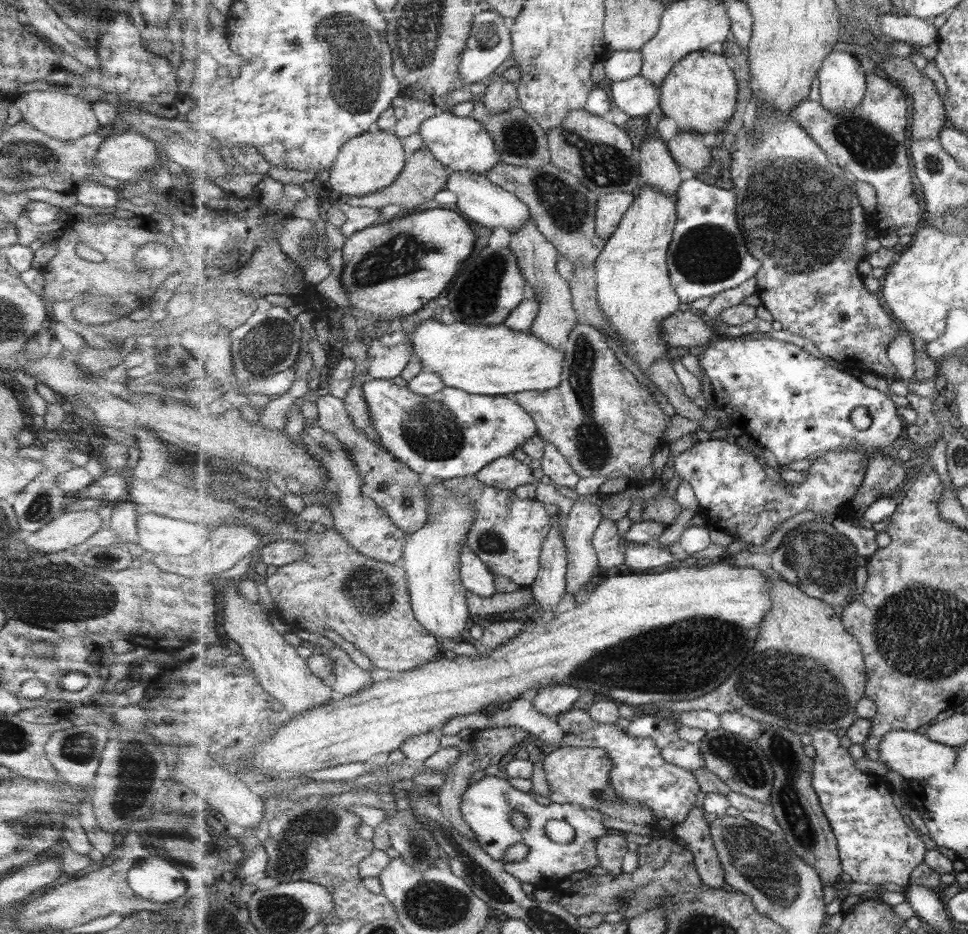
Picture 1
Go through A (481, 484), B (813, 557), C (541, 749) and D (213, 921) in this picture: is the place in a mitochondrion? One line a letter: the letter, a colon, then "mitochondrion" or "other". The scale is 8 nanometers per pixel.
A: other
B: mitochondrion
C: other
D: other

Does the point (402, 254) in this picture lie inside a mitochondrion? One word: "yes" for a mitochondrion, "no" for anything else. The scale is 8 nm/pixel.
yes

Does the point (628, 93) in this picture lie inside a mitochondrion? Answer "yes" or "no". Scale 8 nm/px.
no

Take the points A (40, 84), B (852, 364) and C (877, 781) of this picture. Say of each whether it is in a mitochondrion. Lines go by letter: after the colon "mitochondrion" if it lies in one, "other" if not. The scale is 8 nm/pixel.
A: other
B: other
C: other

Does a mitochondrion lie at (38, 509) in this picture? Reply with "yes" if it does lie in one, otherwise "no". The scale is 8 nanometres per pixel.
yes

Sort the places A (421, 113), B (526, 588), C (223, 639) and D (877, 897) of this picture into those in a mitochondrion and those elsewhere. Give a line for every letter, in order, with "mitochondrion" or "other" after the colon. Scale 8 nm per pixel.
A: other
B: other
C: other
D: other

